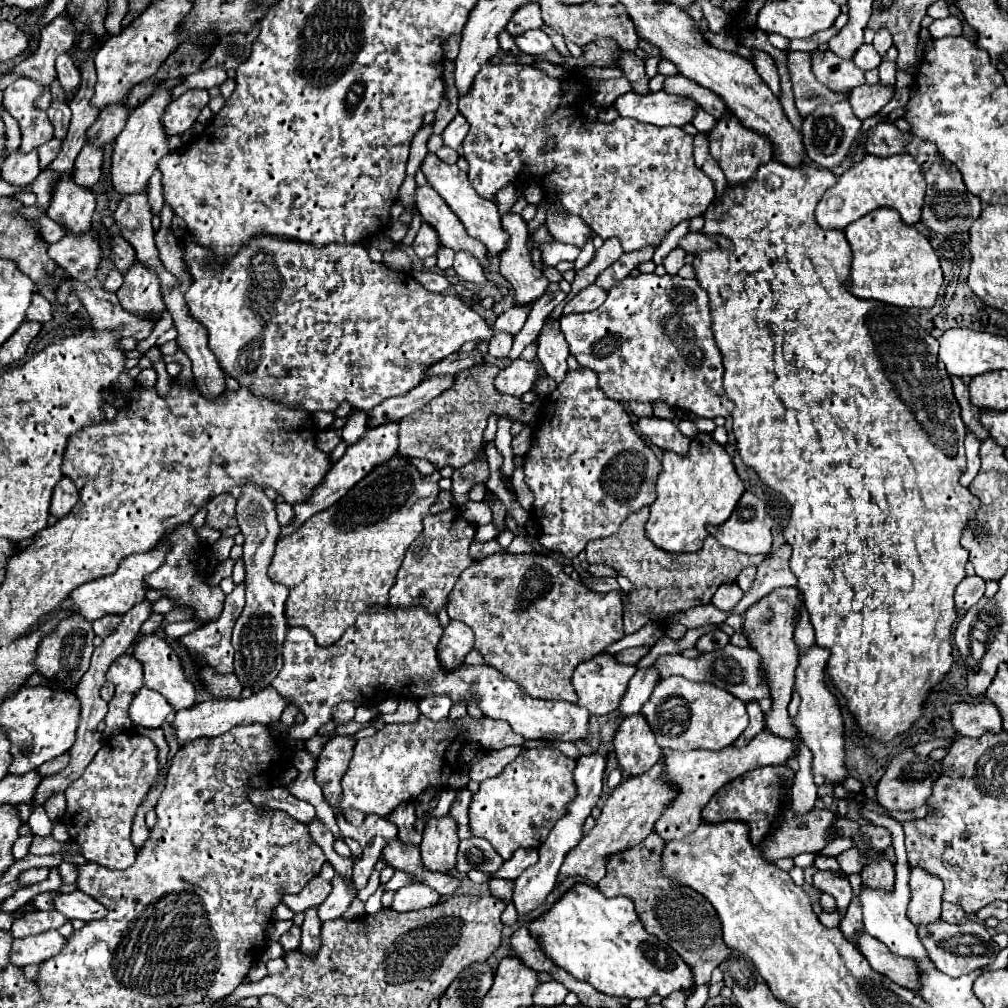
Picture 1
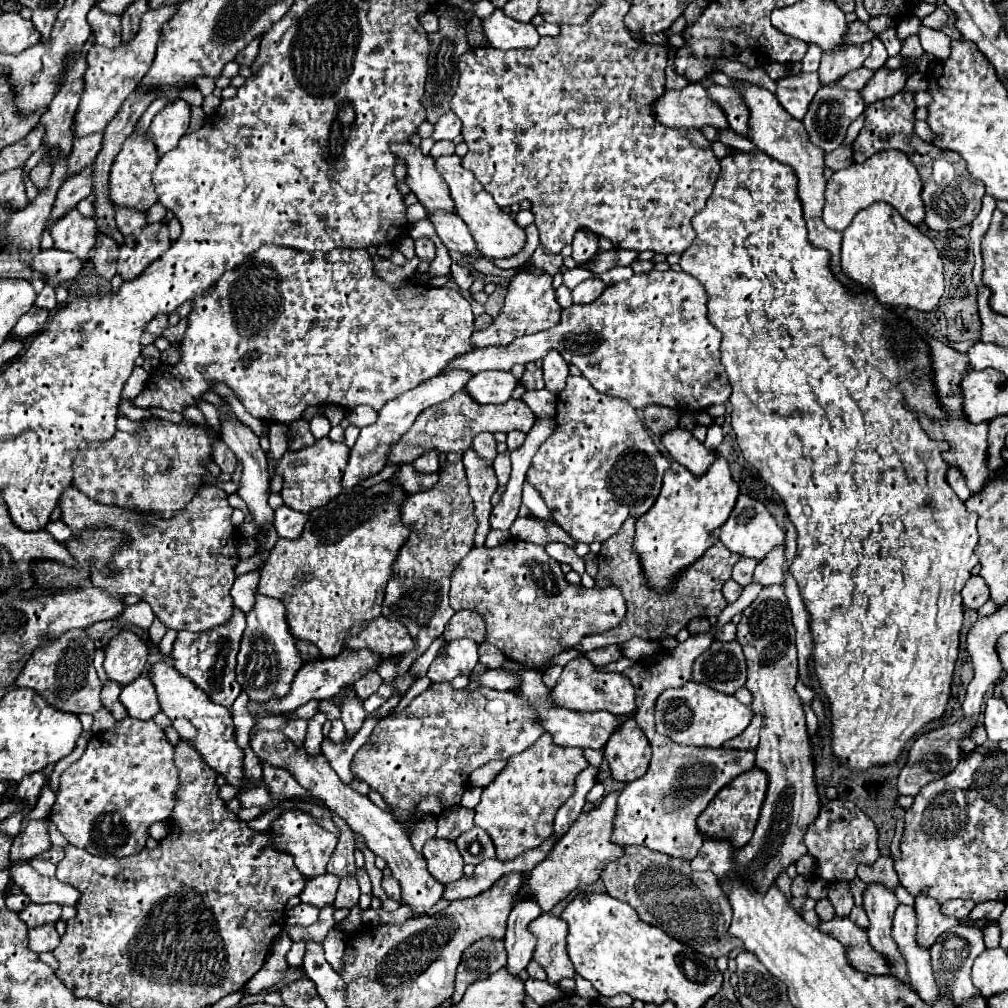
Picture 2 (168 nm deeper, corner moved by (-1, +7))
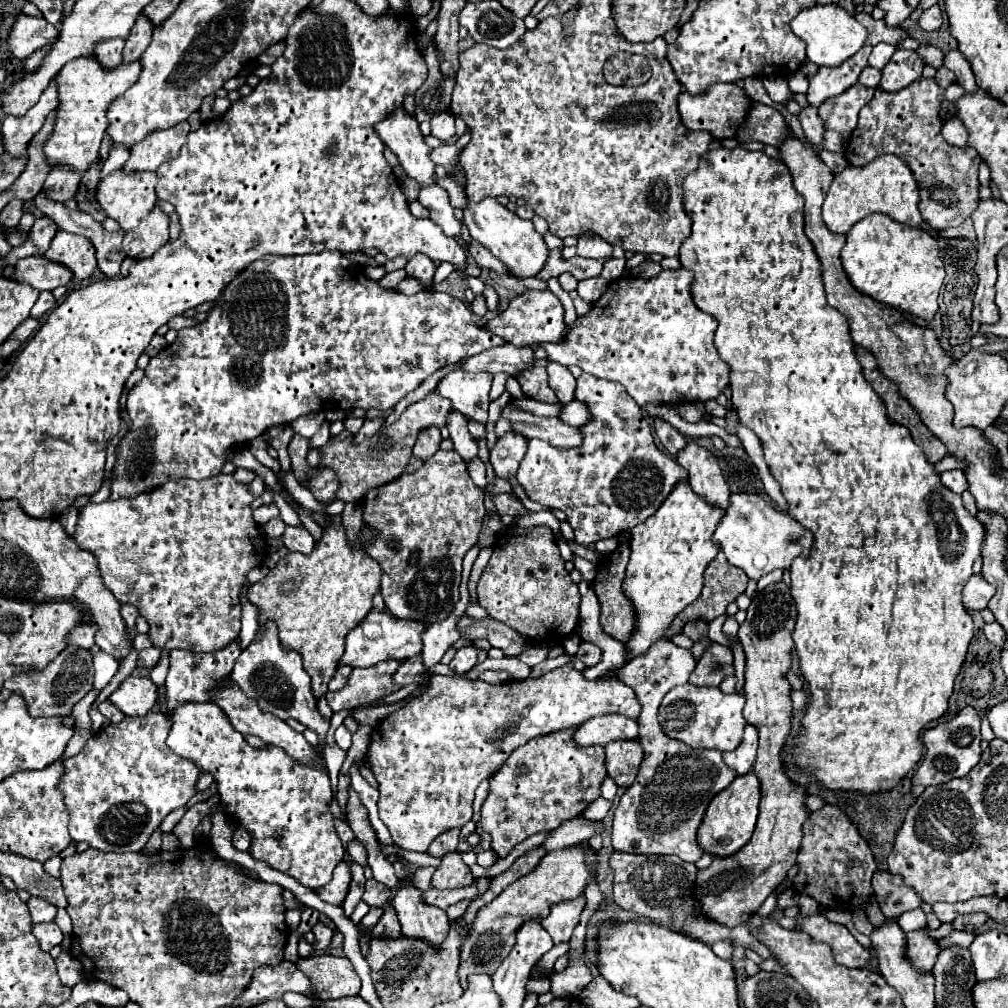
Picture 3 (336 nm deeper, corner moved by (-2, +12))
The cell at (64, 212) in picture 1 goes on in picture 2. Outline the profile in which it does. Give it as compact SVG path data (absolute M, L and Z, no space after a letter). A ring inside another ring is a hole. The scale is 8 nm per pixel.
M78 208L68 210L50 226L54 246L76 254L80 260L88 258L90 248L96 242L96 222L78 212Z

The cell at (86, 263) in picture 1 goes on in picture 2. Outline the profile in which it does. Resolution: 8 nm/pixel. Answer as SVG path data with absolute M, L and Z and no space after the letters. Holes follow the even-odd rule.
M48 248L48 250L42 250L32 260L32 268L40 270L40 272L48 272L48 278L52 276L50 286L58 286L60 282L66 282L66 280L72 280L78 276L78 272L82 270L82 260L80 258L68 260L66 250Z

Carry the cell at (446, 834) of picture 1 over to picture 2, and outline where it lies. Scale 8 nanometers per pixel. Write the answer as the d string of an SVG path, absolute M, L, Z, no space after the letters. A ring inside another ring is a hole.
M432 838L424 844L422 850L426 862L428 862L428 870L430 874L440 880L442 884L450 884L456 882L458 878L462 878L462 856L456 848L454 842L444 840L444 838Z

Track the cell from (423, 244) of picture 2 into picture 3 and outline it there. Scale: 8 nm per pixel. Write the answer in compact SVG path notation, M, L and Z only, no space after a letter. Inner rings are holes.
M413 257L413 261L409 261L405 265L405 273L407 277L413 277L421 283L421 291L435 291L433 289L433 275L435 275L435 263L429 261L429 257Z

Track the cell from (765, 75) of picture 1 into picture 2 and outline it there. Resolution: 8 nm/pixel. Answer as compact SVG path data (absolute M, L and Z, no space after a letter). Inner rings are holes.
M818 72L800 74L800 80L780 78L780 80L776 80L776 98L786 108L788 114L802 120L804 110L808 110L808 104L820 86L822 84L820 84Z

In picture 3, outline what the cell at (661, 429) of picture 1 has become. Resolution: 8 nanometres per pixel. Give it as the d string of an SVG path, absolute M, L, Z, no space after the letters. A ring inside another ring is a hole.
M689 443L679 455L677 461L689 473L691 489L703 497L709 505L727 509L729 507L729 487L721 475L719 463L711 451Z

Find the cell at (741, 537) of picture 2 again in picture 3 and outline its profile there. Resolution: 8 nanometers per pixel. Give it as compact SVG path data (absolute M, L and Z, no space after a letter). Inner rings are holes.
M733 493L731 505L719 523L713 541L721 547L727 561L731 561L735 567L743 569L749 579L759 581L761 575L767 575L773 569L789 569L793 559L803 555L809 555L811 549L811 533L805 531L793 517L779 513L773 509L773 505L765 503L759 495L749 493Z

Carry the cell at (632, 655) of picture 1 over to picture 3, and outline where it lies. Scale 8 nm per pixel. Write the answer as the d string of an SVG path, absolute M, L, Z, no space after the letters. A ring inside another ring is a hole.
M583 641L581 647L579 647L579 651L577 651L577 657L579 657L587 667L593 667L593 665L597 665L597 663L601 661L603 653L601 653L601 649L599 649L597 645Z

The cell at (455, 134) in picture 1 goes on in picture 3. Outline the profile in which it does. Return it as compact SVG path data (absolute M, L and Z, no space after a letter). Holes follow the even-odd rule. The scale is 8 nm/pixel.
M439 113L431 119L431 135L441 139L443 143L455 135L455 121L447 113Z

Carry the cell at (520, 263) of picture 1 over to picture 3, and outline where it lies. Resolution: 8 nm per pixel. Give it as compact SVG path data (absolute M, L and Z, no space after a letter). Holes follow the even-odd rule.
M527 291L513 299L509 307L495 315L485 329L493 329L499 337L505 337L507 343L517 347L537 347L541 343L561 343L565 339L565 321L563 321L563 305L551 291Z

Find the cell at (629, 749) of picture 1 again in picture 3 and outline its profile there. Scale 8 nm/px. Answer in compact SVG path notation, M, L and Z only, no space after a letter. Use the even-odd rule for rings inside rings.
M613 741L605 747L605 769L619 787L629 787L635 781L637 769L643 761L639 741Z

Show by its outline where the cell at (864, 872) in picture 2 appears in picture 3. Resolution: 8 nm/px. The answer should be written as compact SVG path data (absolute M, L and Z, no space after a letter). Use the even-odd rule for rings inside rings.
M877 871L873 875L873 891L885 917L897 919L905 911L917 909L923 903L923 899L911 887L907 887L899 875L891 875L889 871Z

